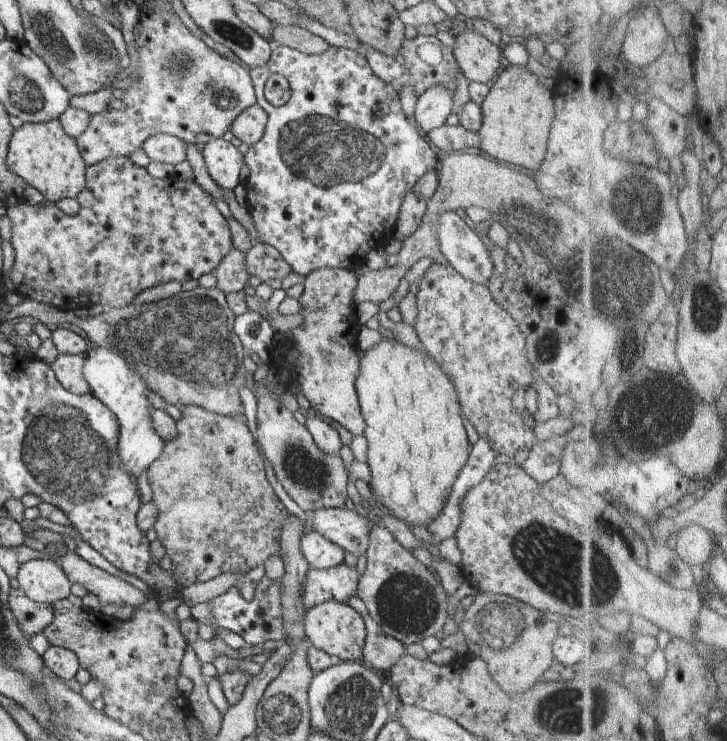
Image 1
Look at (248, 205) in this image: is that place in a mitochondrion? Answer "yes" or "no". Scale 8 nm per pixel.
no

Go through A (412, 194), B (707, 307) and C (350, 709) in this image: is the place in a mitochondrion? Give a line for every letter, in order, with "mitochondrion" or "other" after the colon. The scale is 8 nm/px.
A: other
B: mitochondrion
C: mitochondrion

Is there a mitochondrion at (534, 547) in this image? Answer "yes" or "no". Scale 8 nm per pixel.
yes

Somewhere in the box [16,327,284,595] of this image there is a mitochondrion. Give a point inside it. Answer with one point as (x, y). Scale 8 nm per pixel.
(226, 451)

